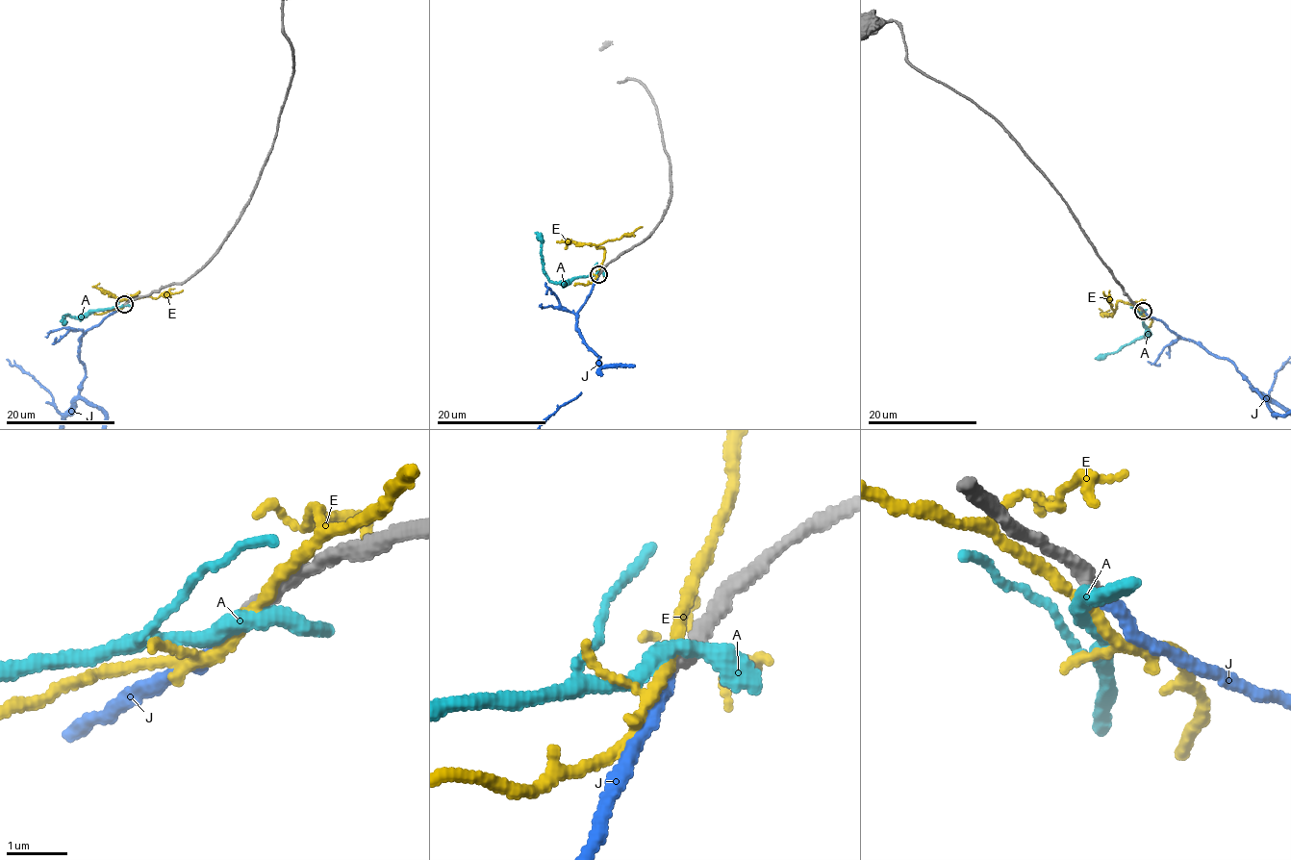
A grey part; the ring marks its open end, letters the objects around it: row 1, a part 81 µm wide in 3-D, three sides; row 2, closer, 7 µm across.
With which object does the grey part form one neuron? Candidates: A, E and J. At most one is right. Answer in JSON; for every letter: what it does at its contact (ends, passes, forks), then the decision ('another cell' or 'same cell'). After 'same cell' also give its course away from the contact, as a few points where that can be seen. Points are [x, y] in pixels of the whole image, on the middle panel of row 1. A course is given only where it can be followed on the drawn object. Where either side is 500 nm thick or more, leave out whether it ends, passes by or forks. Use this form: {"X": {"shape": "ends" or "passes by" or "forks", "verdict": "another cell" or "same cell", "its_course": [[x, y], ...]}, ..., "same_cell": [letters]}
{"A": {"shape": "passes by", "verdict": "another cell"}, "E": {"shape": "passes by", "verdict": "another cell"}, "J": {"shape": "ends", "verdict": "same cell"}, "same_cell": ["J"]}

